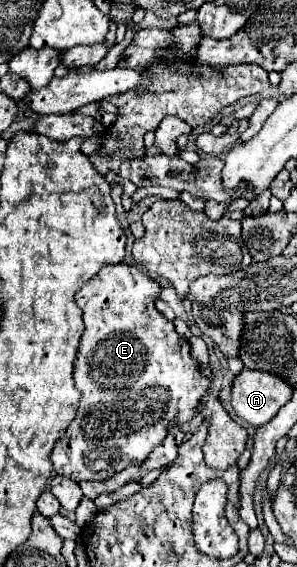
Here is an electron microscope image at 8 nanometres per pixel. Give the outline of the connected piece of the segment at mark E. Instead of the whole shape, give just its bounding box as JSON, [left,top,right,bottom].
[51,264,211,482]

